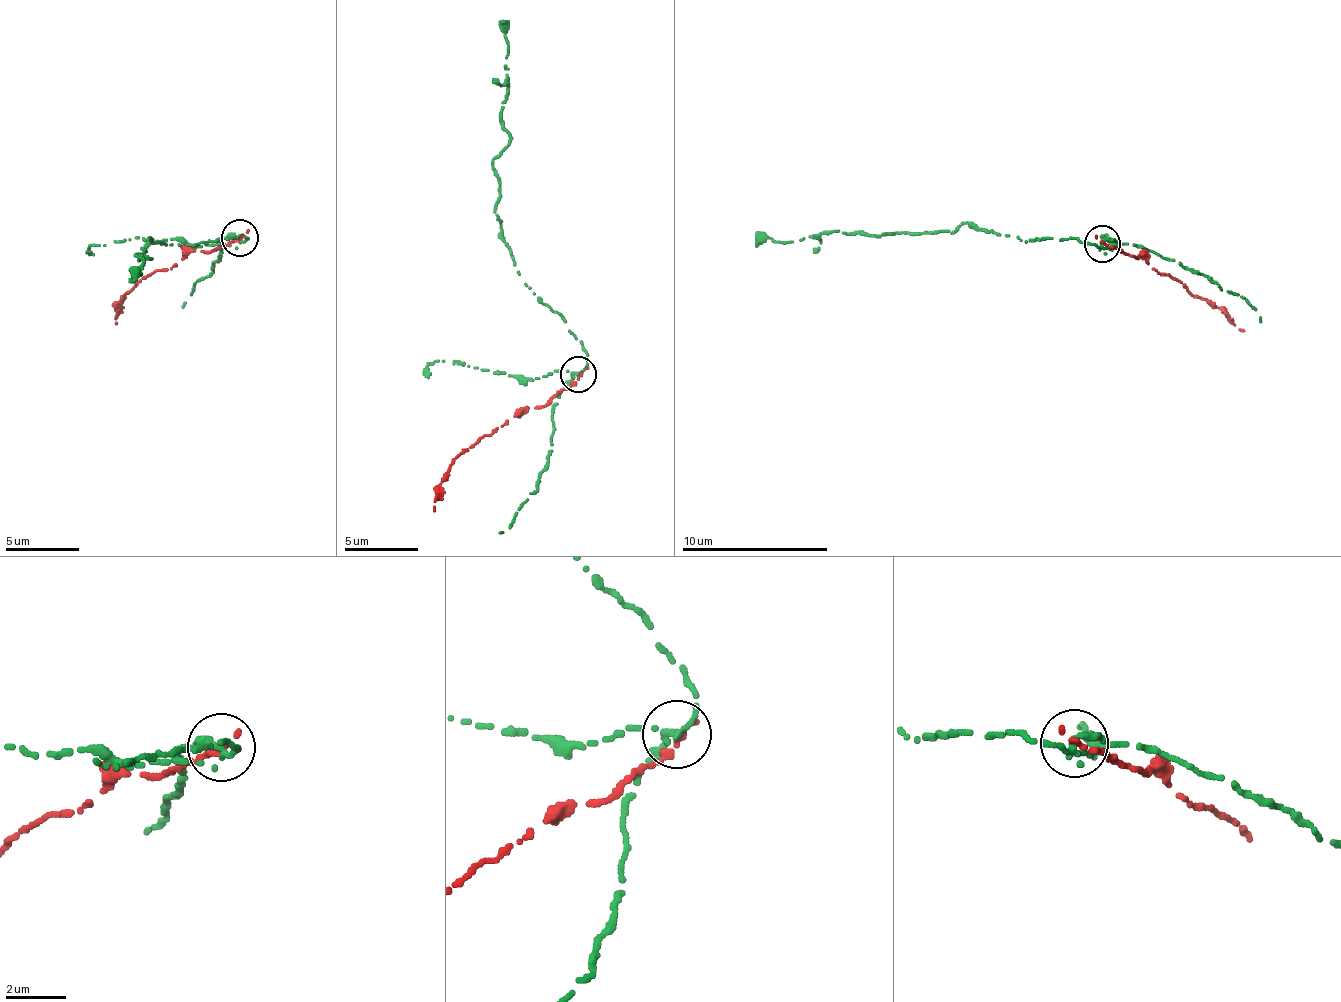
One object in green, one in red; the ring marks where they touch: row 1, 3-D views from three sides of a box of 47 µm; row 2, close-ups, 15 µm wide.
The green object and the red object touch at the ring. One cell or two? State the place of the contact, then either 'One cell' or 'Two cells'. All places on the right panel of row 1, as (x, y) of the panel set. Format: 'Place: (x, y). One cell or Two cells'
Place: (1102, 243). Two cells

